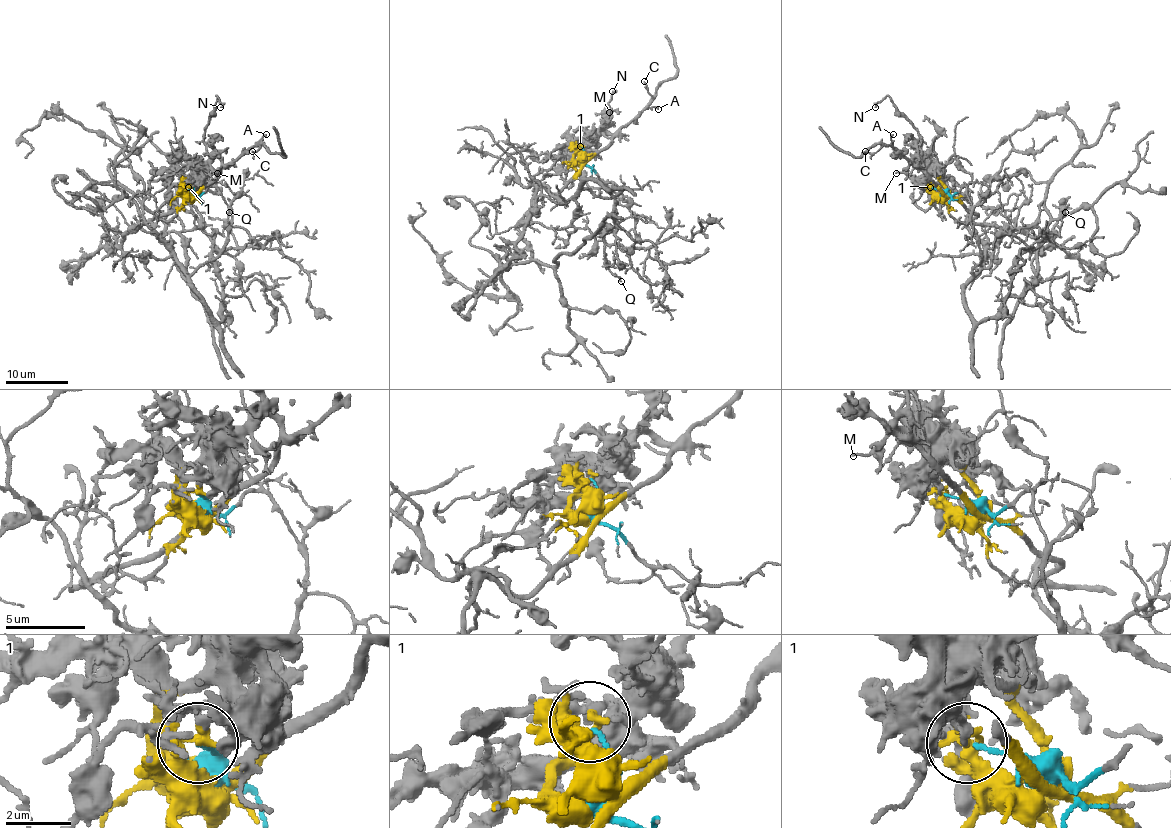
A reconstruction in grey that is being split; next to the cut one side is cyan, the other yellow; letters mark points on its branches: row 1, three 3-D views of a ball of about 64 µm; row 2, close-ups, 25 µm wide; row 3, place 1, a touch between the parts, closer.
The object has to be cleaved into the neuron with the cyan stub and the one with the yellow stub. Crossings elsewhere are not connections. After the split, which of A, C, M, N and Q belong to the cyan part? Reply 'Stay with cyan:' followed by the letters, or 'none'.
Stay with cyan: Q

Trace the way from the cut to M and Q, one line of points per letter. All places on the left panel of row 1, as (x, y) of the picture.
M: (187, 195), (187, 189), (201, 175), (203, 168), (217, 173)
Q: (187, 195), (215, 187), (231, 214), (228, 242), (190, 277), (217, 322), (220, 269), (212, 248), (229, 212)

